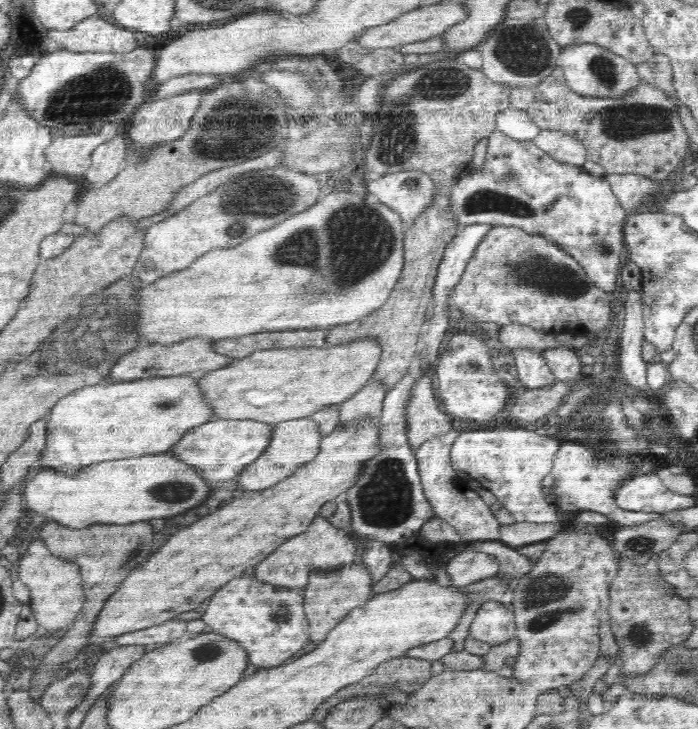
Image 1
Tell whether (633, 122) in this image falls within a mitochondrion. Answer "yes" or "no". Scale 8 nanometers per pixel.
yes

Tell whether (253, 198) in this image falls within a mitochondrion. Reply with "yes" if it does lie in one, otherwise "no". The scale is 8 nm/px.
yes

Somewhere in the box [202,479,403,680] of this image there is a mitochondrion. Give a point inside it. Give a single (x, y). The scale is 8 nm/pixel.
(282, 613)

